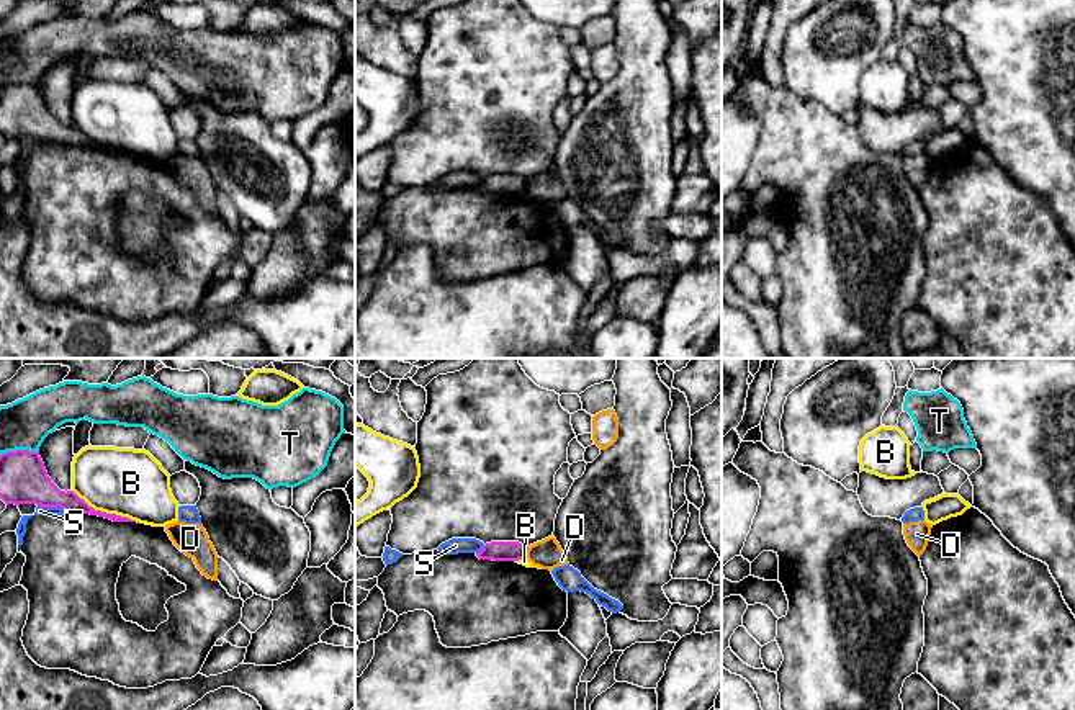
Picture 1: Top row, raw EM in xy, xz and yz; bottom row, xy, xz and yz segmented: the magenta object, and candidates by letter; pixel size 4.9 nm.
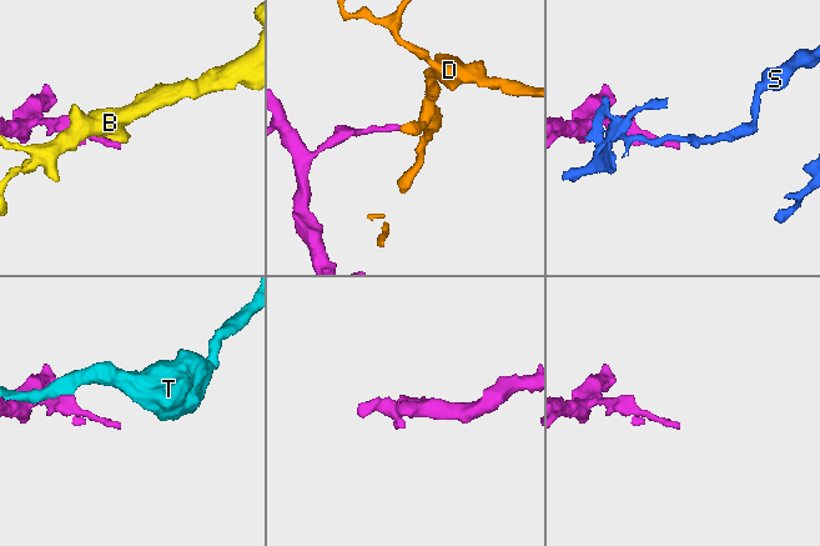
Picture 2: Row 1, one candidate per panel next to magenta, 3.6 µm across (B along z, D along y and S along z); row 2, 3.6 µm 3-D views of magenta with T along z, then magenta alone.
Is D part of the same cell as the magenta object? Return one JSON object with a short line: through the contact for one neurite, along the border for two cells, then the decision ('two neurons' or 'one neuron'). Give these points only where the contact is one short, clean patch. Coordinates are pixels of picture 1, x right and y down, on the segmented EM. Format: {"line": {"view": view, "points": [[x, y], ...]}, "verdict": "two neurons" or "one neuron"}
{"line": {"view": "xz", "points": [[529, 547], [526, 557]]}, "verdict": "two neurons"}

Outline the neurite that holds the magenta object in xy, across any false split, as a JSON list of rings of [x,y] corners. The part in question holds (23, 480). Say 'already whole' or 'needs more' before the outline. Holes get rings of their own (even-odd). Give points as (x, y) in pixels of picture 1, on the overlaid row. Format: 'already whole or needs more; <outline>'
already whole; [[[16,450],[0,455],[0,499],[8,504],[36,504],[83,512],[113,522],[136,522],[116,514],[95,510],[74,491],[61,491],[47,476],[39,452]]]

